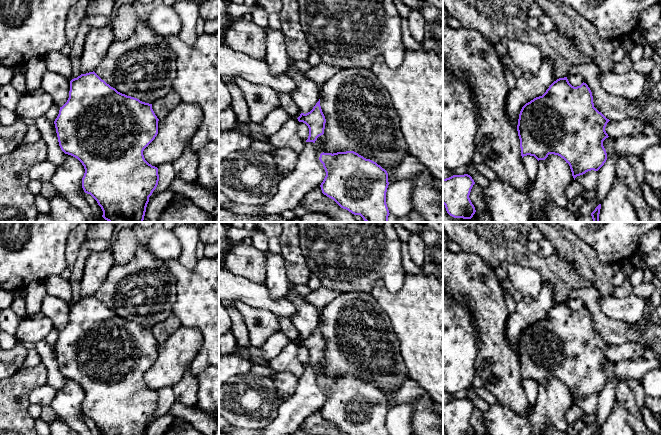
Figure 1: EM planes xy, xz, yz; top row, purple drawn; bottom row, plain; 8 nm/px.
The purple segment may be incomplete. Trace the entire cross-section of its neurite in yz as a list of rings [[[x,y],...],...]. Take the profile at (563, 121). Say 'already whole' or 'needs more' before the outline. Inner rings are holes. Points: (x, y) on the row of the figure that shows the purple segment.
already whole; [[[567,77],[554,81],[546,92],[526,103],[519,114],[517,131],[520,139],[521,156],[534,156],[538,161],[545,160],[549,154],[558,155],[569,164],[572,176],[577,176],[588,171],[598,171],[607,160],[607,153],[603,141],[608,138],[605,127],[610,120],[599,112],[593,103],[593,96],[586,83],[572,86]]]

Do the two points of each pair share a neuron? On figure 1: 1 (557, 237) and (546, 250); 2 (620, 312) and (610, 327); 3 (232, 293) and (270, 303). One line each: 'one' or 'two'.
1: two
2: two
3: one

